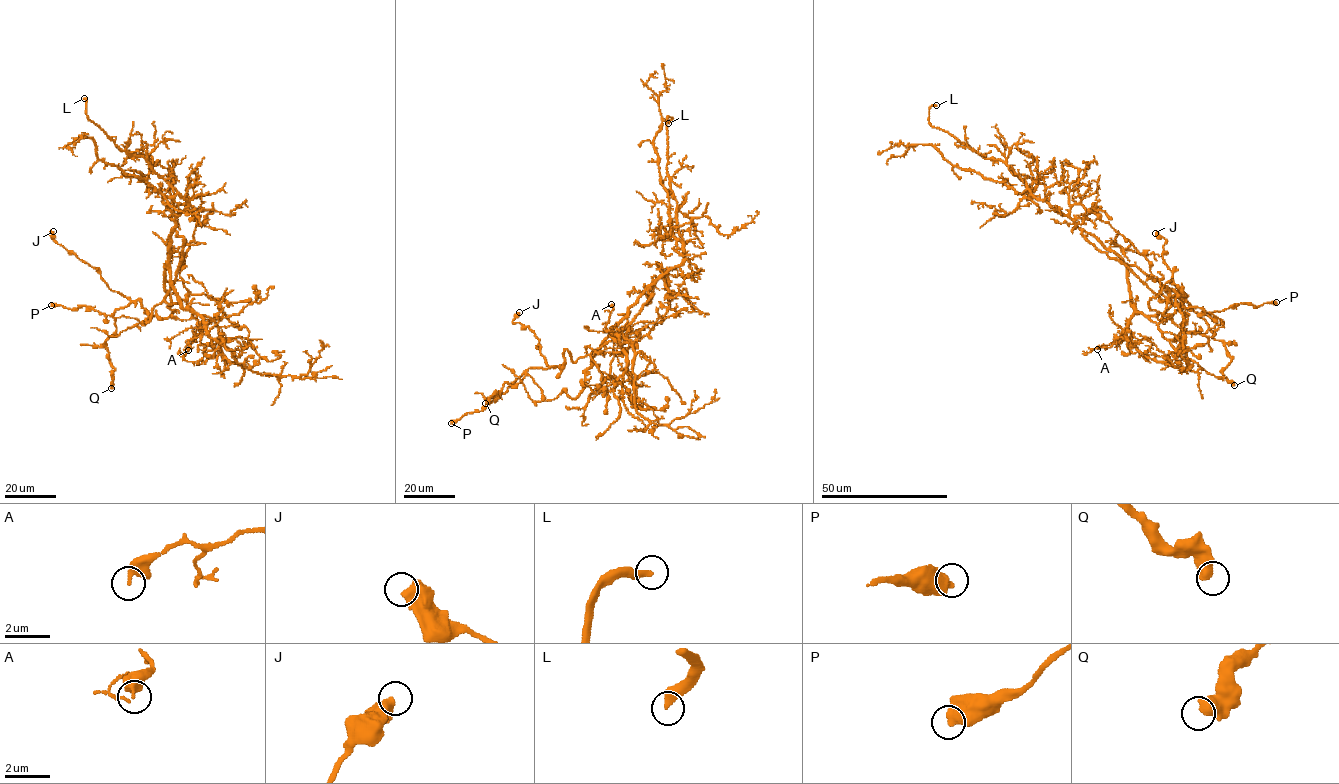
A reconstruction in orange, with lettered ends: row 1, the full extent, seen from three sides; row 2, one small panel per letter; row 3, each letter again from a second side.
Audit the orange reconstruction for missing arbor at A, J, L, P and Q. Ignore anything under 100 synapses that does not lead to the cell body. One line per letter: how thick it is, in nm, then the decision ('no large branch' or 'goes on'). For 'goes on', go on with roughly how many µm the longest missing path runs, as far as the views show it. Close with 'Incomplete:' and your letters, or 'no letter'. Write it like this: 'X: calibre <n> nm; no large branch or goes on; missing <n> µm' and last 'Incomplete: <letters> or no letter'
A: calibre 420 nm; no large branch
J: calibre 650 nm; no large branch
L: calibre 400 nm; goes on; missing 25 µm
P: calibre 650 nm; no large branch
Q: calibre 600 nm; no large branch
Incomplete: L

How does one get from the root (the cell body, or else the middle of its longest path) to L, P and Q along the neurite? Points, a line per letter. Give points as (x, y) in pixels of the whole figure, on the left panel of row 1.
L: (169, 247), (175, 221), (186, 208), (186, 200), (159, 176), (145, 158), (115, 145), (90, 121), (84, 98)
P: (169, 247), (164, 286), (176, 311), (167, 318), (154, 315), (141, 323), (85, 306), (51, 305)
Q: (169, 247), (164, 286), (176, 311), (142, 323), (116, 318), (116, 330), (105, 342), (115, 369), (111, 388)

